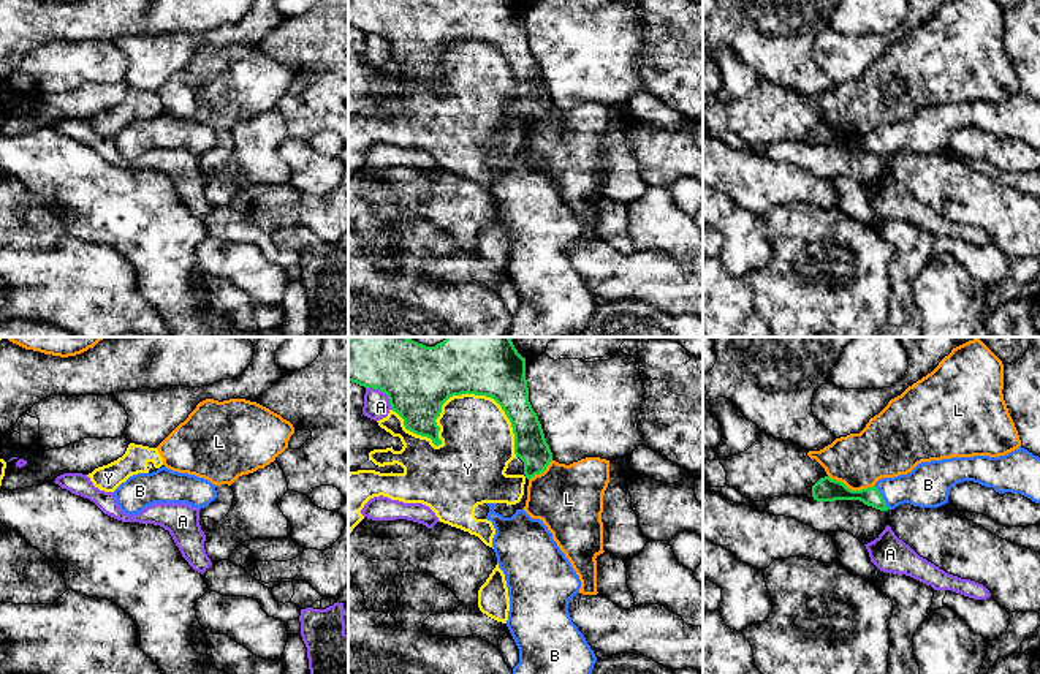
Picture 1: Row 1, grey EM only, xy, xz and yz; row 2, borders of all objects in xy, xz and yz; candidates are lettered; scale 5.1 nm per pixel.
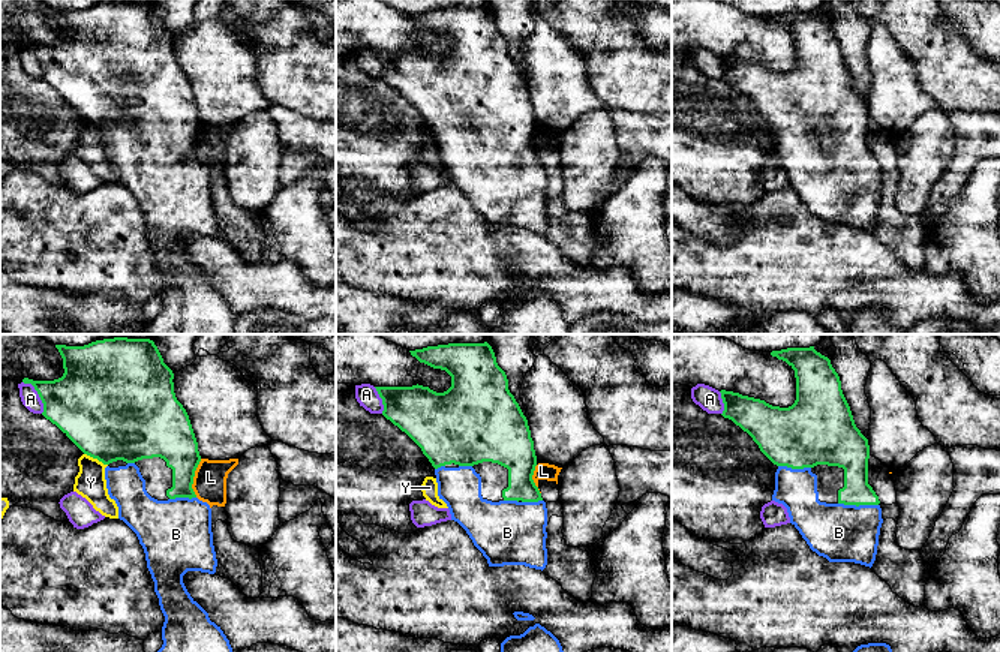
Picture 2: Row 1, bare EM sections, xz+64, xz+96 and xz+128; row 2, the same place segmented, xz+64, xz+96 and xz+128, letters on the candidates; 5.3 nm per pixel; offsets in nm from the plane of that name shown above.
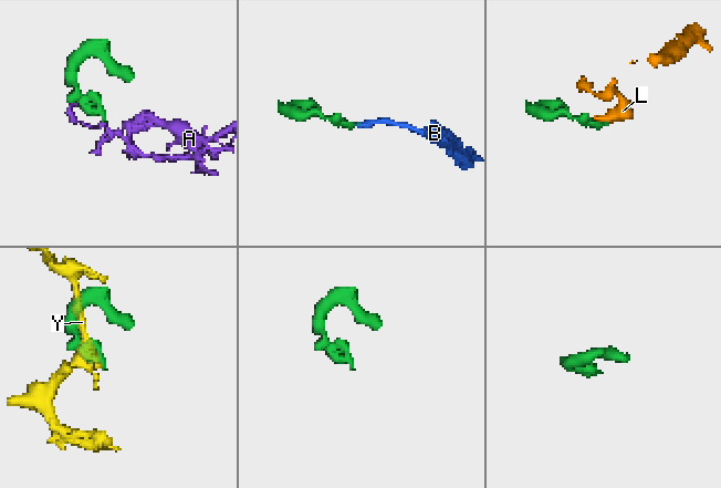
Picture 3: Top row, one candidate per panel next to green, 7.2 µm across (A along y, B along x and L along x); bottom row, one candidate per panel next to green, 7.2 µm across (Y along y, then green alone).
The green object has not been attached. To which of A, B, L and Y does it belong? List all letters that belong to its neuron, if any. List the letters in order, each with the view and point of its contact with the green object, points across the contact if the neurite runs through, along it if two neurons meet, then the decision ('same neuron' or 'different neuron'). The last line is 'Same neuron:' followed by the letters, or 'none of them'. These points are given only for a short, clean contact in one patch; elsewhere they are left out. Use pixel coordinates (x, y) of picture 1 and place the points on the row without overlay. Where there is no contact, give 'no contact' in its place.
A: contact xz (383, 37); different neuron
B: contact yz (882, 143); same neuron
L: contact yz (850, 135); different neuron
Y: contact xz (451, 41); different neuron
Same neuron: B

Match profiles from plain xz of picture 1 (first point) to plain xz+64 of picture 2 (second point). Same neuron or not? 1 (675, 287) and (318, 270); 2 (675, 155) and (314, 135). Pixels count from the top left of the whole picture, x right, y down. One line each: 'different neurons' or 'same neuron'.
1: different neurons
2: different neurons

